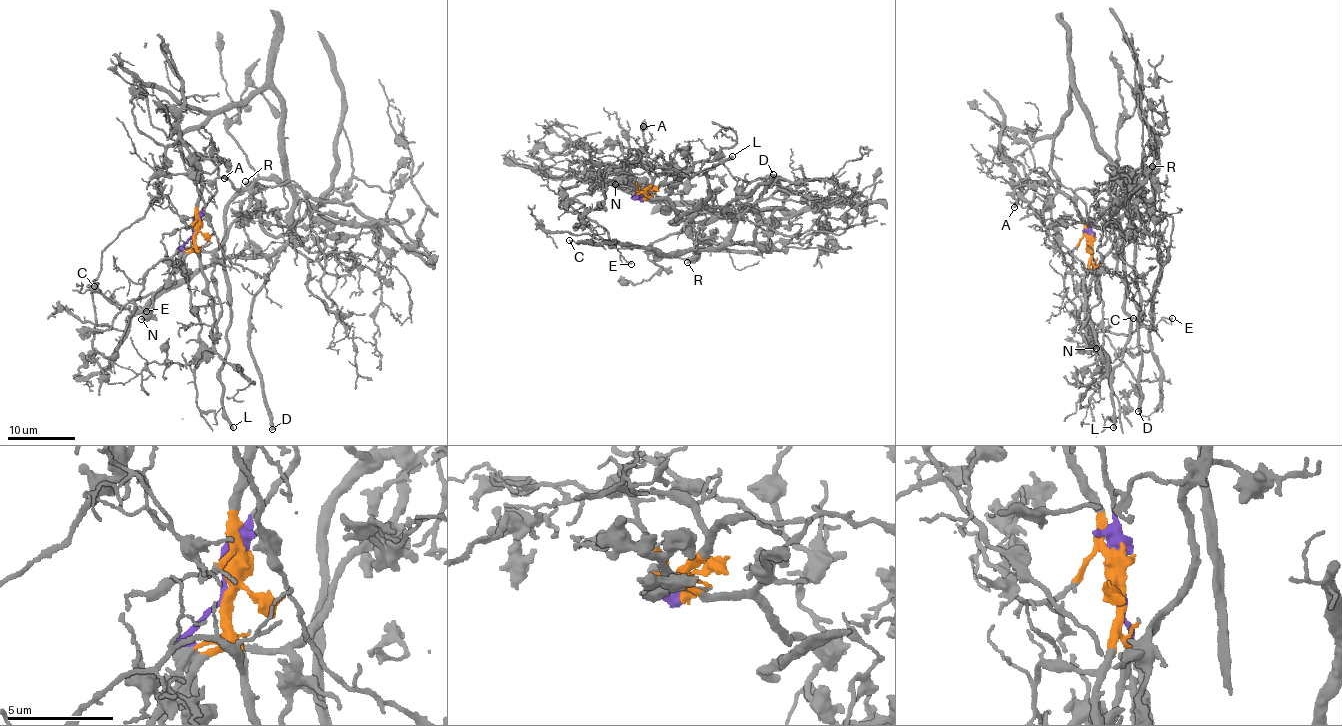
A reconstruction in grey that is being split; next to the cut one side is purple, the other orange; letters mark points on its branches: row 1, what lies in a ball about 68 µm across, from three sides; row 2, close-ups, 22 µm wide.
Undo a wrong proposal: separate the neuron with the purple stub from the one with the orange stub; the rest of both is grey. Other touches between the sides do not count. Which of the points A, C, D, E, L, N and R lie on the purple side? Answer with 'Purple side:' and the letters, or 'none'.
Purple side: L, R

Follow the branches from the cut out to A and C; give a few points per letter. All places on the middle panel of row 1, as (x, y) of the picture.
A: (641, 194), (625, 165), (604, 168), (586, 178), (594, 150), (619, 144), (638, 150), (644, 145), (643, 126)
C: (641, 194), (625, 165), (588, 171), (560, 190), (560, 207), (594, 220), (610, 238), (569, 240)

